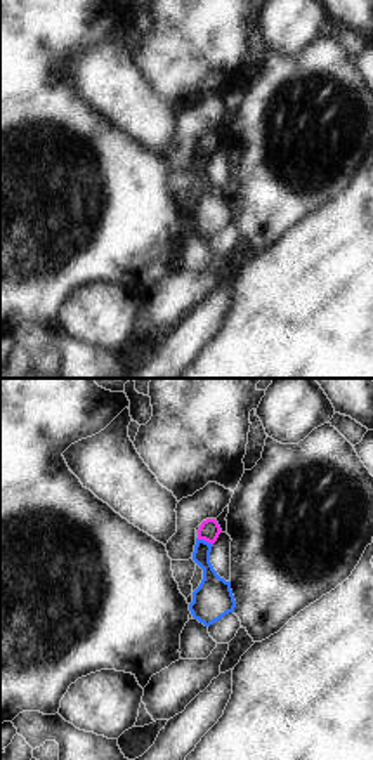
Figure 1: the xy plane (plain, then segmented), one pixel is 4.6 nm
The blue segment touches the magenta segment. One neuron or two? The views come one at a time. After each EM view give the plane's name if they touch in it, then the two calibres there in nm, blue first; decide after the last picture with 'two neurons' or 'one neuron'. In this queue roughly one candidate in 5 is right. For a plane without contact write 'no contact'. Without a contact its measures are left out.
contact in xy; calibres 160 and 90 nm

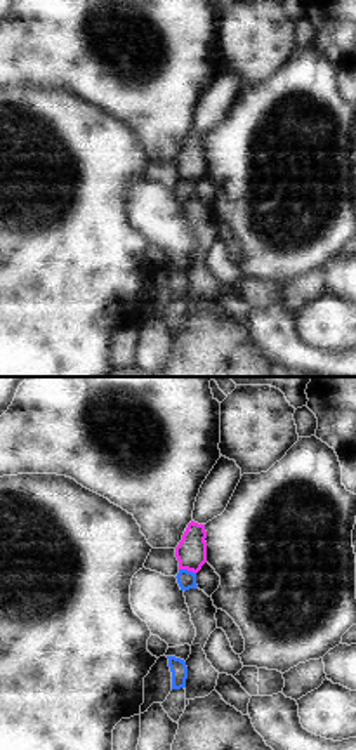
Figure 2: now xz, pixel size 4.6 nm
contact in xz; calibres 90 and 140 nm

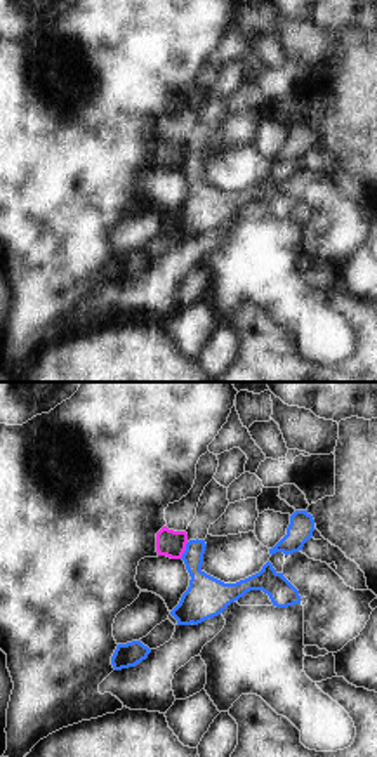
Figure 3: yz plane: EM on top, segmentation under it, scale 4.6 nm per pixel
contact in yz; calibres 190 and 130 nm

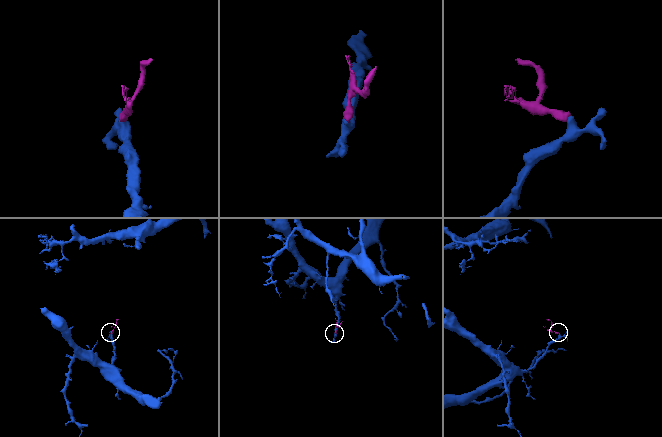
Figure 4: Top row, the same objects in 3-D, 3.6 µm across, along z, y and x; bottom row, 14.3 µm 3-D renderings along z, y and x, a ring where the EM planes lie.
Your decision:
two neurons

